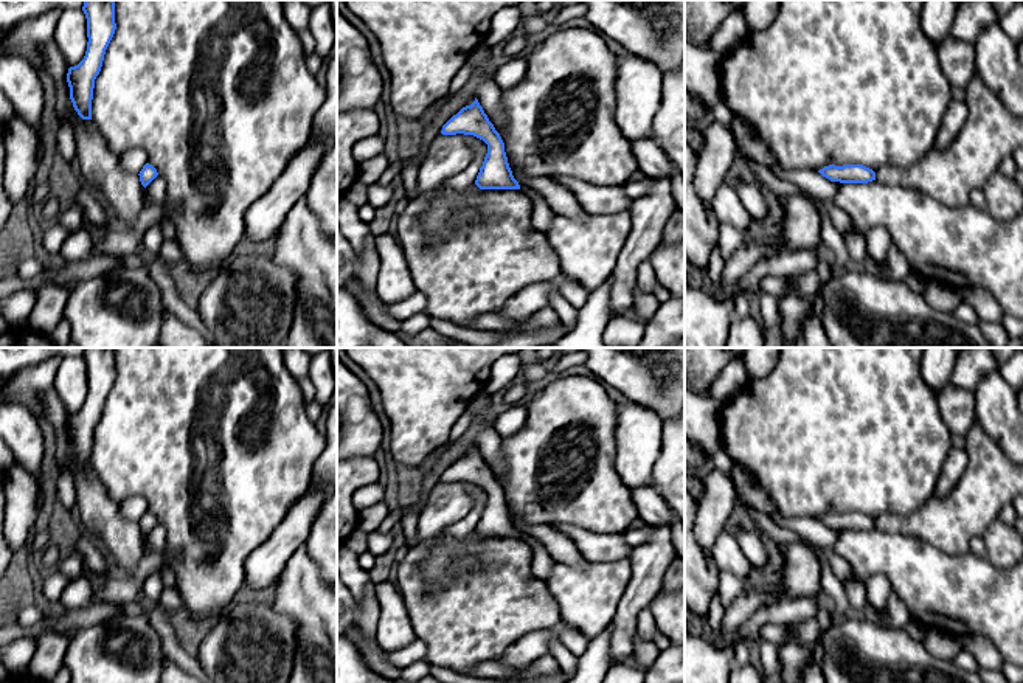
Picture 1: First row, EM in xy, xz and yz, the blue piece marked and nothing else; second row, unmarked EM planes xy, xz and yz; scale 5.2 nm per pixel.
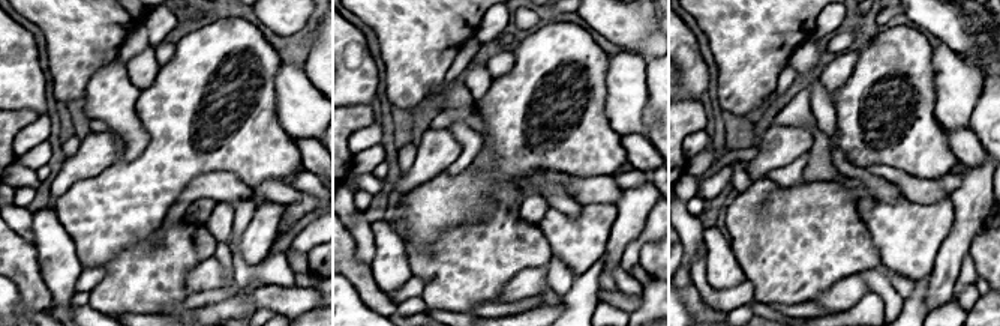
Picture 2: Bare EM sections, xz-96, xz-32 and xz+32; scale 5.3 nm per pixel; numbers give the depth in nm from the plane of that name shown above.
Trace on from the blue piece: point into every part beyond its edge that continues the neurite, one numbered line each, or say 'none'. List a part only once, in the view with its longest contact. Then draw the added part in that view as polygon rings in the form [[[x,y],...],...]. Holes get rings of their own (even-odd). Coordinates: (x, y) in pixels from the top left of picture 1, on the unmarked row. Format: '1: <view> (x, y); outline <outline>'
1: xz (480, 494); outline [[[467,483],[469,484],[469,492],[475,497],[475,509],[480,512],[480,515],[483,514],[484,504],[487,501],[487,492],[473,484],[473,483]]]

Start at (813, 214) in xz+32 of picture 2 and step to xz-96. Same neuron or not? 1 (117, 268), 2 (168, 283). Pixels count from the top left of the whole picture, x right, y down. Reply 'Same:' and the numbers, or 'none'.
Same: 1, 2

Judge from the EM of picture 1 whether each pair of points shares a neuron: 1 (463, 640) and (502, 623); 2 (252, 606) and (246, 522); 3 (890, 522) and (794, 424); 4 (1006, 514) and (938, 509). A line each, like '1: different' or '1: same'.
1: same
2: different
3: different
4: different

